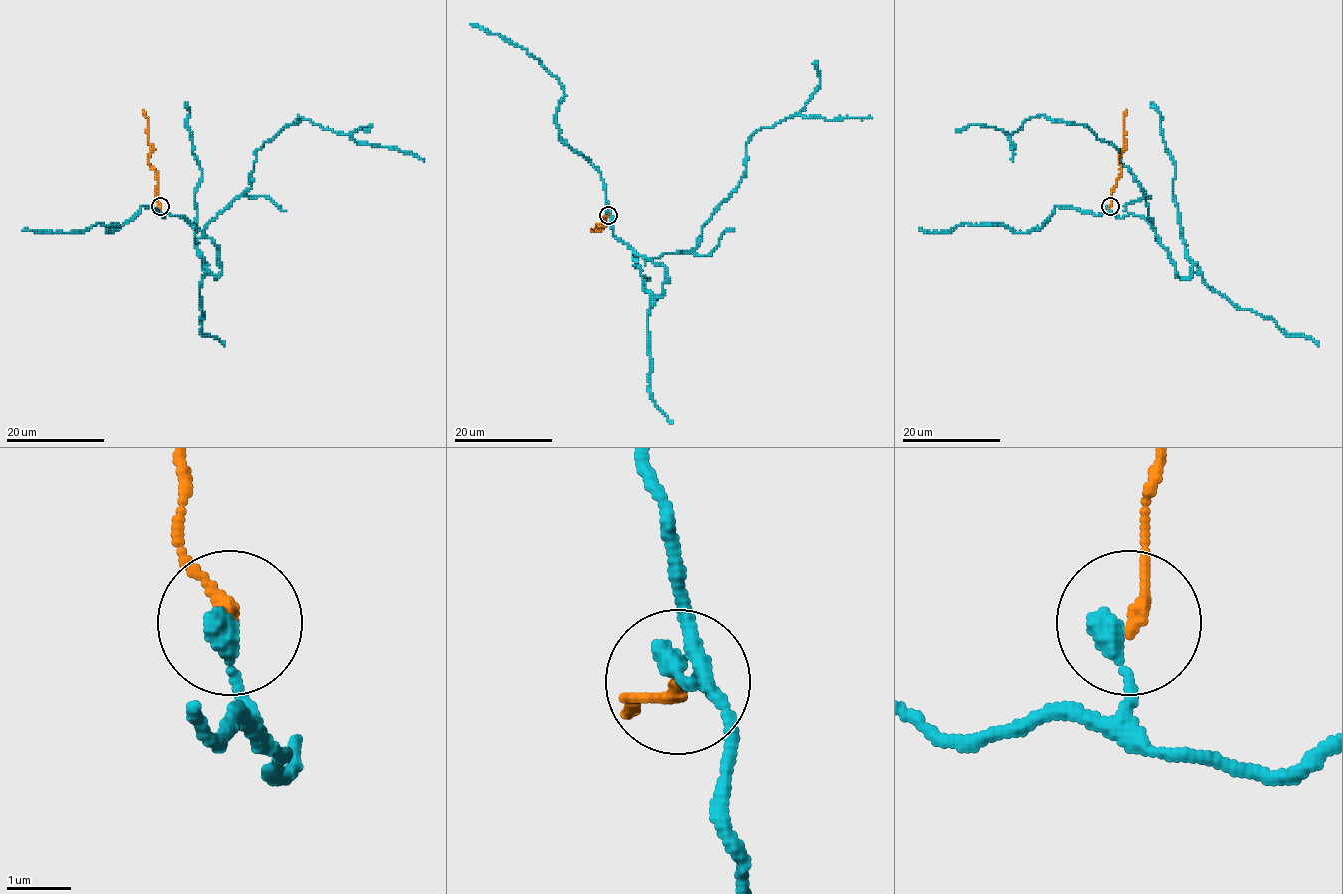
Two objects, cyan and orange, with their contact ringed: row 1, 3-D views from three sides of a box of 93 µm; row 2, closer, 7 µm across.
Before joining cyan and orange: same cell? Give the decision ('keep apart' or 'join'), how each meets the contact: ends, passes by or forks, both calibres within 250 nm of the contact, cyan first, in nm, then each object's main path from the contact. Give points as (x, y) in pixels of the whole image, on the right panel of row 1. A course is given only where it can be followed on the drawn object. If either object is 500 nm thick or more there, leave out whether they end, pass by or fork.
keep apart; cyan ends; orange ends; calibres 360 and 190 nm; course cyan (1109, 206), (1112, 216), (1141, 215), (1155, 230), (1120, 152), (1083, 124), (1026, 121), (1008, 135), (1012, 161); course orange (1109, 206), (1112, 189), (1120, 173), (1118, 156), (1125, 143), (1123, 116), (1127, 109)

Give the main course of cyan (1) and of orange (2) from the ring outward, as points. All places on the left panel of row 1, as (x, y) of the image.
1: (159, 206), (163, 217), (182, 215), (201, 230), (251, 188), (255, 152), (299, 115), (423, 161)
2: (159, 206), (156, 200), (156, 173), (148, 163), (151, 146), (147, 116), (142, 109)

